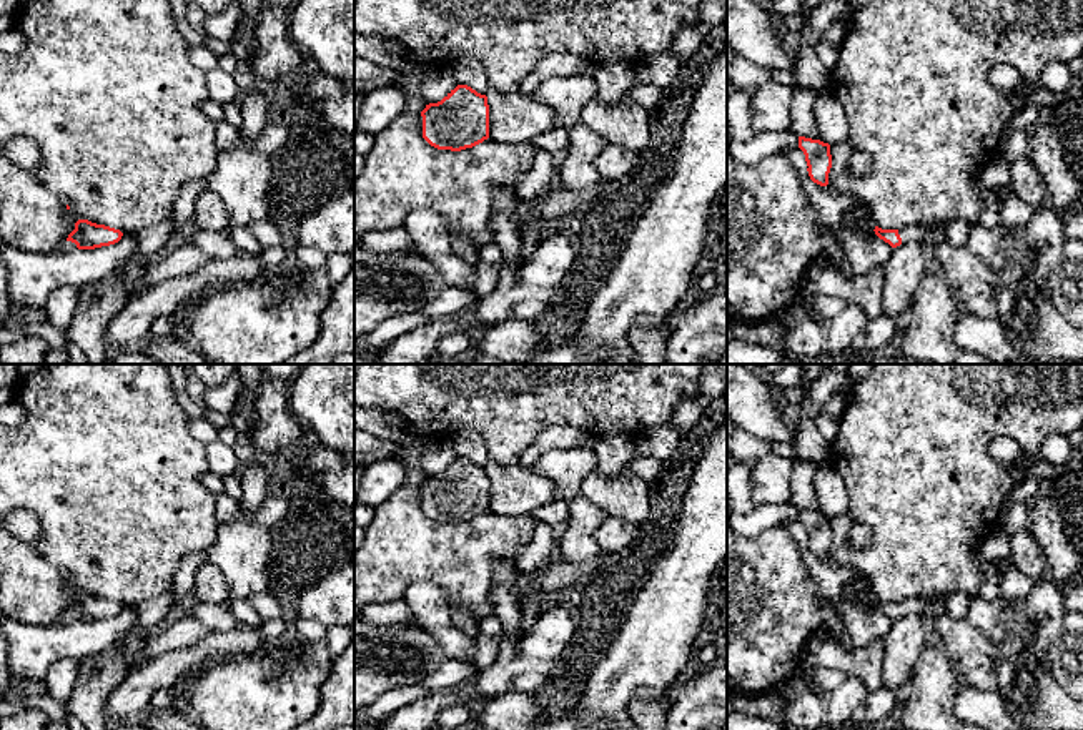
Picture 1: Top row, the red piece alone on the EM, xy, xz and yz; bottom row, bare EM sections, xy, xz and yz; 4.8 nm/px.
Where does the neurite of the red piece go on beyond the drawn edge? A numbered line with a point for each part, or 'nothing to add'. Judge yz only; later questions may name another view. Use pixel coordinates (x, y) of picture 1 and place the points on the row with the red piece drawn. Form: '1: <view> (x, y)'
1: yz (955, 233)

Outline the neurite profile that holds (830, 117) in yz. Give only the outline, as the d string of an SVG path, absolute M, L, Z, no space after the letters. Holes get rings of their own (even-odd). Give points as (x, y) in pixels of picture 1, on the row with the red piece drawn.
M828 90L822 91L813 105L818 140L840 143L848 138L848 120L842 101Z

